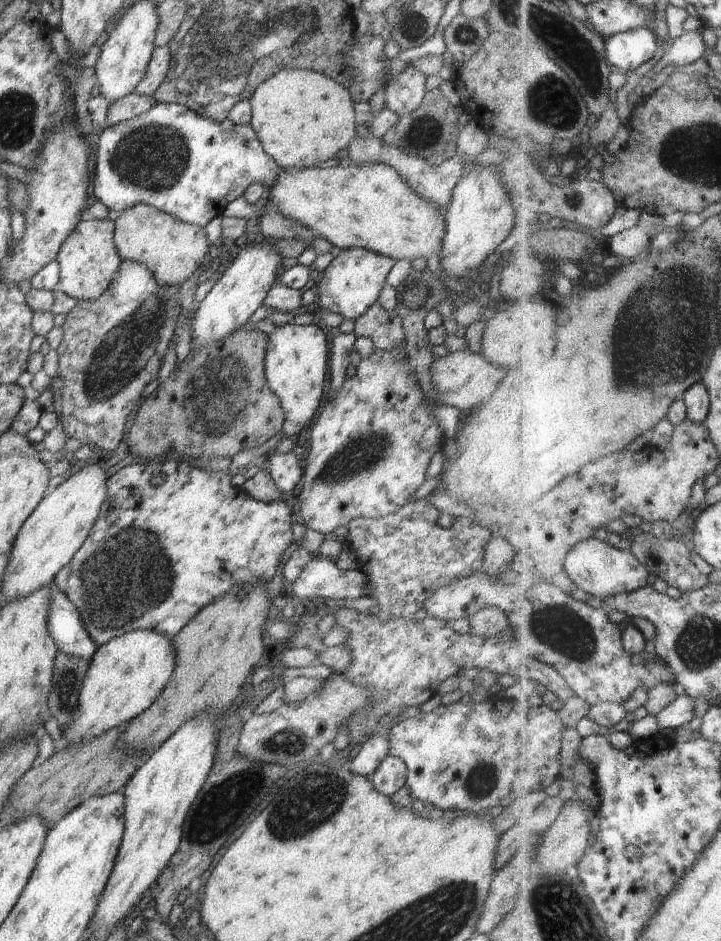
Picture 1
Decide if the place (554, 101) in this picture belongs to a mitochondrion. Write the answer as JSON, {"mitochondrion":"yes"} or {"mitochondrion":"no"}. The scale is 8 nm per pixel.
{"mitochondrion":"yes"}

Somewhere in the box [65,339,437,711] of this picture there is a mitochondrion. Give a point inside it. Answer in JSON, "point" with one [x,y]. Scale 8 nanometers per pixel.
{"point":[125,577]}

